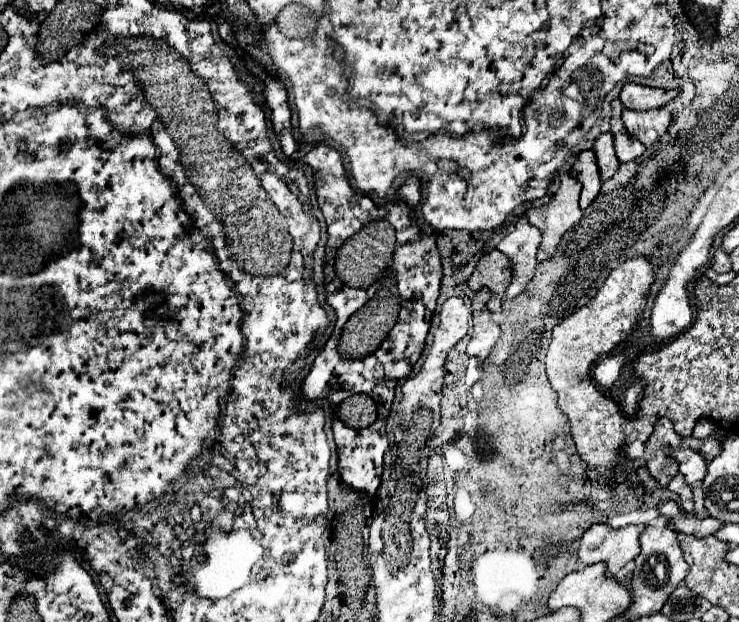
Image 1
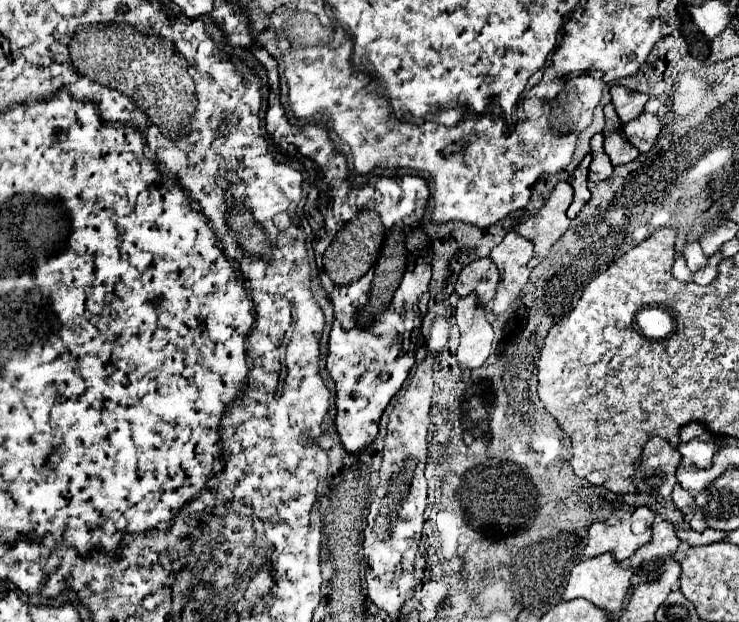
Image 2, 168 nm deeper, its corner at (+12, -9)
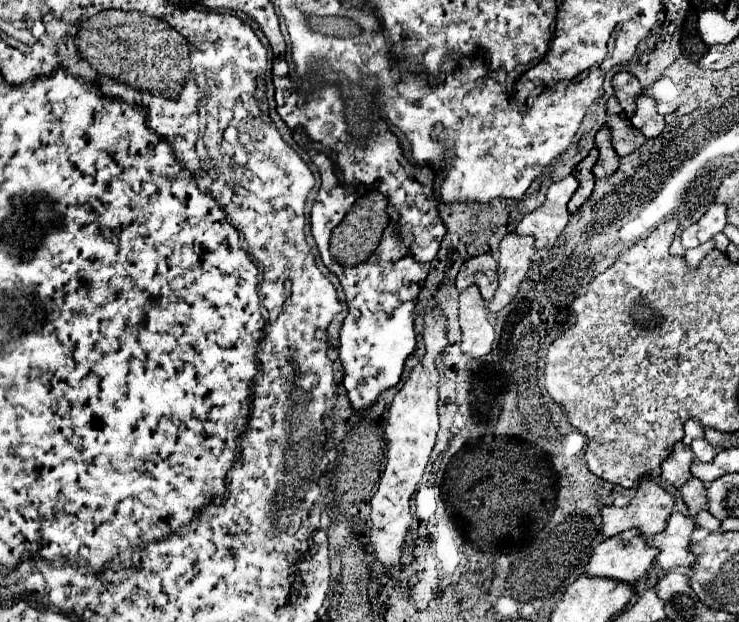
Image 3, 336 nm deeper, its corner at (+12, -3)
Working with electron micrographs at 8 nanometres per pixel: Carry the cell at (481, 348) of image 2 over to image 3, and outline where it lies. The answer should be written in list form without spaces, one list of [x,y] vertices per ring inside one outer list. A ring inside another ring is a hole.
[[[476,286],[460,292],[460,326],[462,326],[462,352],[480,358],[492,350],[494,328],[488,322],[486,300]]]

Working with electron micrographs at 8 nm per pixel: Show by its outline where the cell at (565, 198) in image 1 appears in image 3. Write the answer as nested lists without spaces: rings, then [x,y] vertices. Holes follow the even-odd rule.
[[[572,174],[560,182],[554,182],[548,188],[548,196],[544,204],[532,214],[524,216],[516,226],[516,232],[520,236],[530,234],[536,238],[536,254],[532,256],[532,260],[540,260],[554,246],[556,238],[562,234],[570,218],[566,204],[576,192],[576,188],[578,188],[578,180]]]

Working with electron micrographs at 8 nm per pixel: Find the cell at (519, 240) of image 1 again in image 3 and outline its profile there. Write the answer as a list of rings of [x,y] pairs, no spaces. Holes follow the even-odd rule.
[[[510,232],[502,238],[498,250],[498,290],[488,302],[490,312],[502,310],[518,292],[520,282],[530,268],[530,256],[534,254],[534,236],[518,236]]]

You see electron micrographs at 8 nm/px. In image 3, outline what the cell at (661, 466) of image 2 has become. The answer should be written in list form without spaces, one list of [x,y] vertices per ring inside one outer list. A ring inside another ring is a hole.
[[[682,442],[674,444],[670,456],[662,462],[662,480],[680,488],[692,474],[688,474],[688,466],[694,462],[692,450]]]

